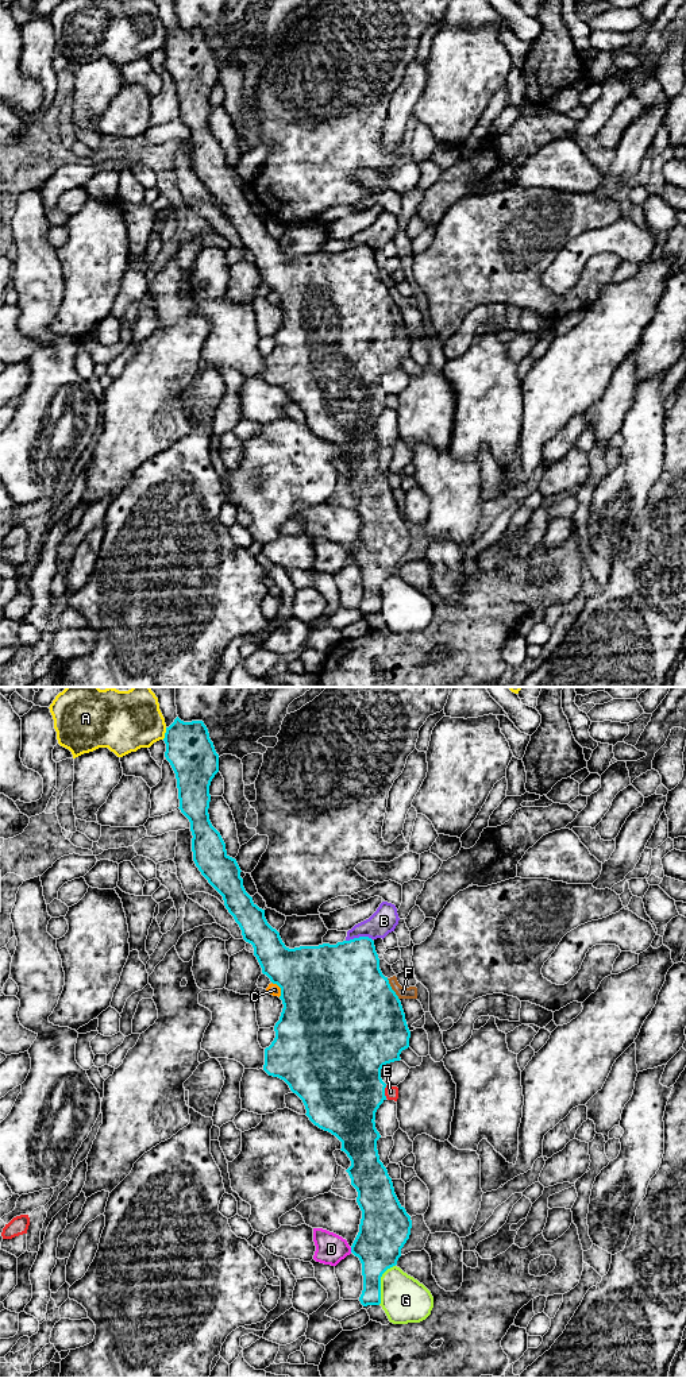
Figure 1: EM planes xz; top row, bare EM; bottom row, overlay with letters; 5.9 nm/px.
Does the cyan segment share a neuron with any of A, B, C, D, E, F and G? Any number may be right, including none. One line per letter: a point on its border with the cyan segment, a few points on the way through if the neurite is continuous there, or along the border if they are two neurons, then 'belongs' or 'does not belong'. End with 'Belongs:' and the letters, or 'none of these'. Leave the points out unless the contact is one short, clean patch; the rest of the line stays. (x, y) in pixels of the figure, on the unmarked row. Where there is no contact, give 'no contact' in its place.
A: contact xz (165, 42); does not belong
B: contact xz (359, 246); border xz (372, 247), (354, 246), (346, 250); does not belong
C: contact xz (280, 296); does not belong
D: contact xz (351, 559); does not belong
E: contact xz (384, 401); does not belong
F: contact xz (392, 298); border xz (386, 288), (399, 308); does not belong
G: contact xz (380, 593); does not belong
Belongs: none of these

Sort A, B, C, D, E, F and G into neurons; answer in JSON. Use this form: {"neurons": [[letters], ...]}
{"neurons": [["A"], ["B", "C"], ["D"], ["E"], ["F"], ["G"]]}

